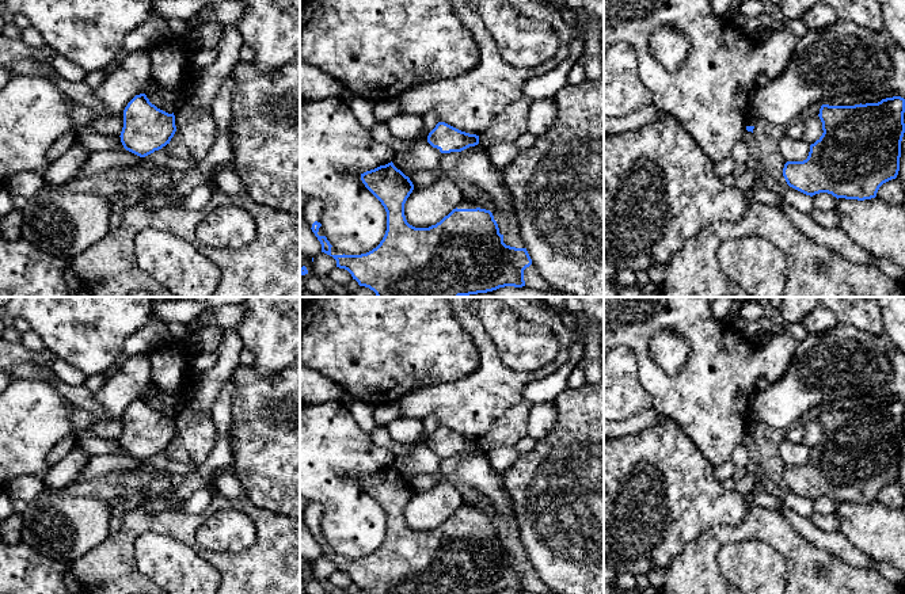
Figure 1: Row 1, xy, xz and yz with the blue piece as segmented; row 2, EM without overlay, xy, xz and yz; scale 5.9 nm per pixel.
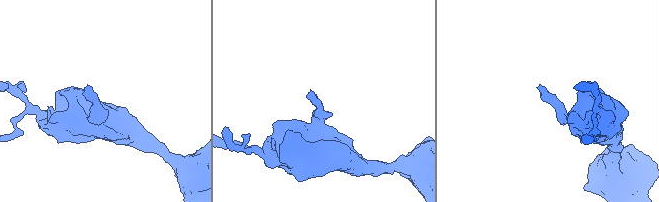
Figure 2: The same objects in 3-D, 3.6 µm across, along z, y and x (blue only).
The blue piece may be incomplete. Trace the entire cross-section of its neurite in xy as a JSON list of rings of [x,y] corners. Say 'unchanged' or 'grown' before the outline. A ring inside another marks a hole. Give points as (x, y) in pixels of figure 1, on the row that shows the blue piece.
unchanged; [[[145,94],[136,95],[123,110],[121,142],[126,151],[140,157],[170,144],[175,132],[174,113],[157,108]]]

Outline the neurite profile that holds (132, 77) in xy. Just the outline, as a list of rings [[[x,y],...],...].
[[[136,50],[107,75],[94,95],[102,108],[98,115],[123,114],[128,103],[140,94],[147,94],[152,87],[151,64],[147,50]]]

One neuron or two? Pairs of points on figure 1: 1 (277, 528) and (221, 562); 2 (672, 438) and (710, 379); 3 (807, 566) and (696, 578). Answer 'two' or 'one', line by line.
1: one
2: two
3: one

